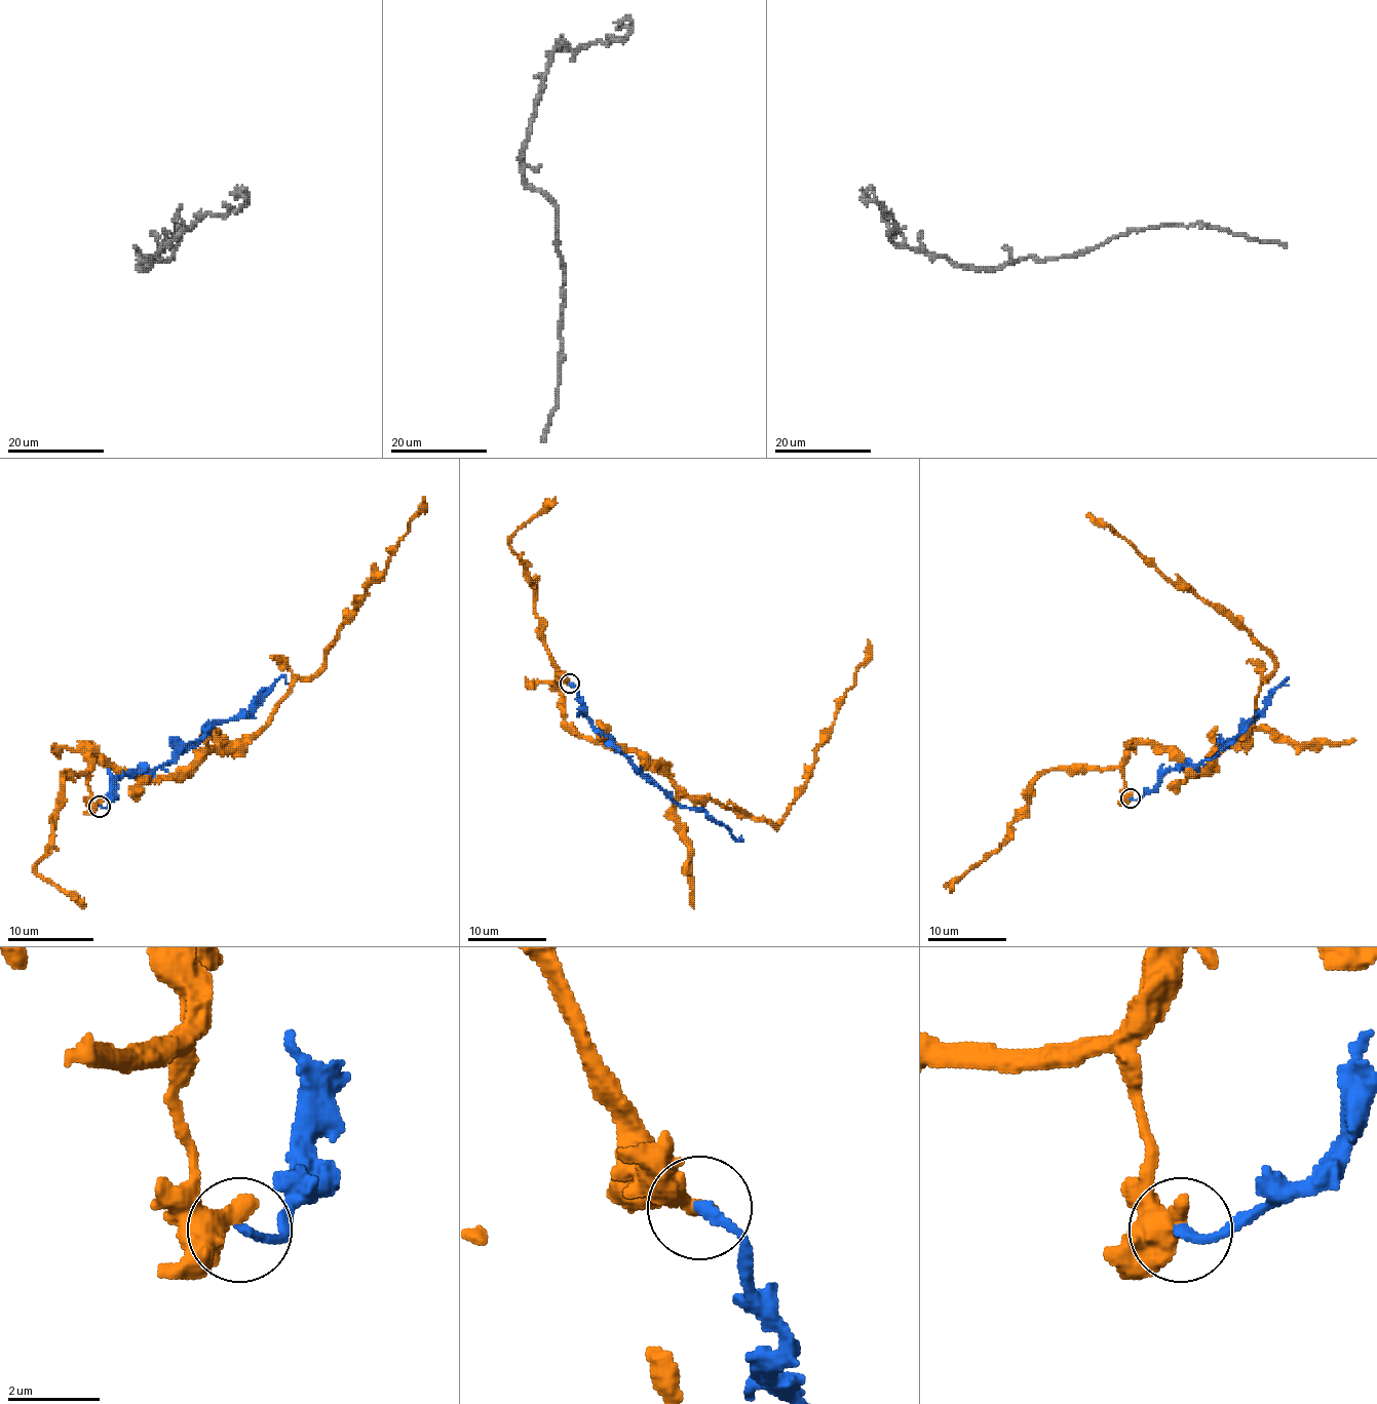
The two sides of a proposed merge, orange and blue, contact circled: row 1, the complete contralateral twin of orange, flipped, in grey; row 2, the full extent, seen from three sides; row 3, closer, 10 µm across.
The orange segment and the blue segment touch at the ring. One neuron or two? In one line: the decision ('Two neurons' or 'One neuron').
Two neurons

